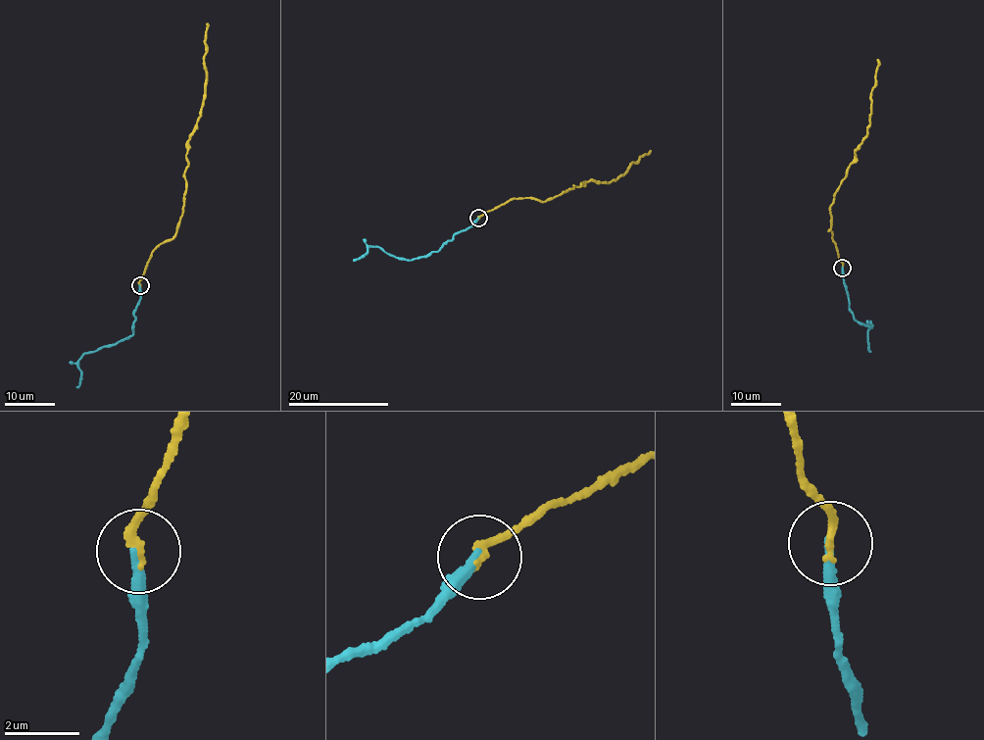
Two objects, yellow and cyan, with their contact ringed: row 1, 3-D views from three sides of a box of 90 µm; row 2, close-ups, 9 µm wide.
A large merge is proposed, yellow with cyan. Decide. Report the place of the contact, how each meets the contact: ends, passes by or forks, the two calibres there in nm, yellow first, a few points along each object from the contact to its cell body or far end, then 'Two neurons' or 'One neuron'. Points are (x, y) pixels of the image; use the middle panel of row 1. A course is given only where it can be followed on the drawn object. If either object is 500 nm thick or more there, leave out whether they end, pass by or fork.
Place: (478, 218). At the ring yellow ends. At the ring cyan ends. Thickness 240 nm (yellow) against 240 nm. Course of yellow: (478, 219), (514, 197), (544, 202), (592, 178), (609, 182), (651, 150). Course of cyan: (478, 218), (437, 251), (408, 260), (375, 247), (368, 248), (363, 256), (353, 261). One neuron

